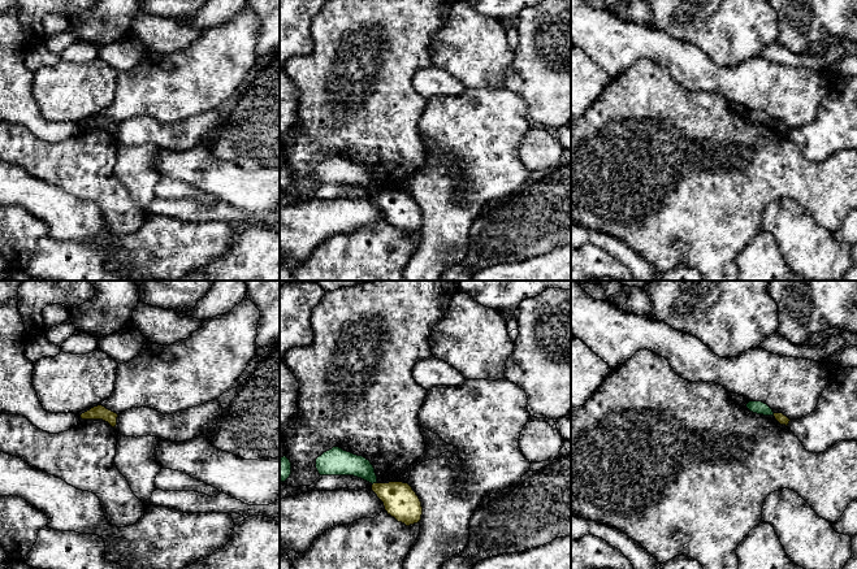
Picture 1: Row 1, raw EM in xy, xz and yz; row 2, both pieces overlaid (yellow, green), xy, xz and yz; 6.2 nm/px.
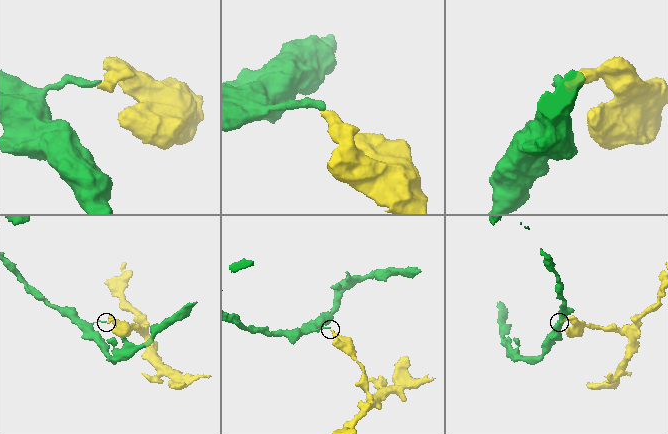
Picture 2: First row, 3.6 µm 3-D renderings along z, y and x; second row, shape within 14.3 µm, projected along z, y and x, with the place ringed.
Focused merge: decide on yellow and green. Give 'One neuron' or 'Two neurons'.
Two neurons

